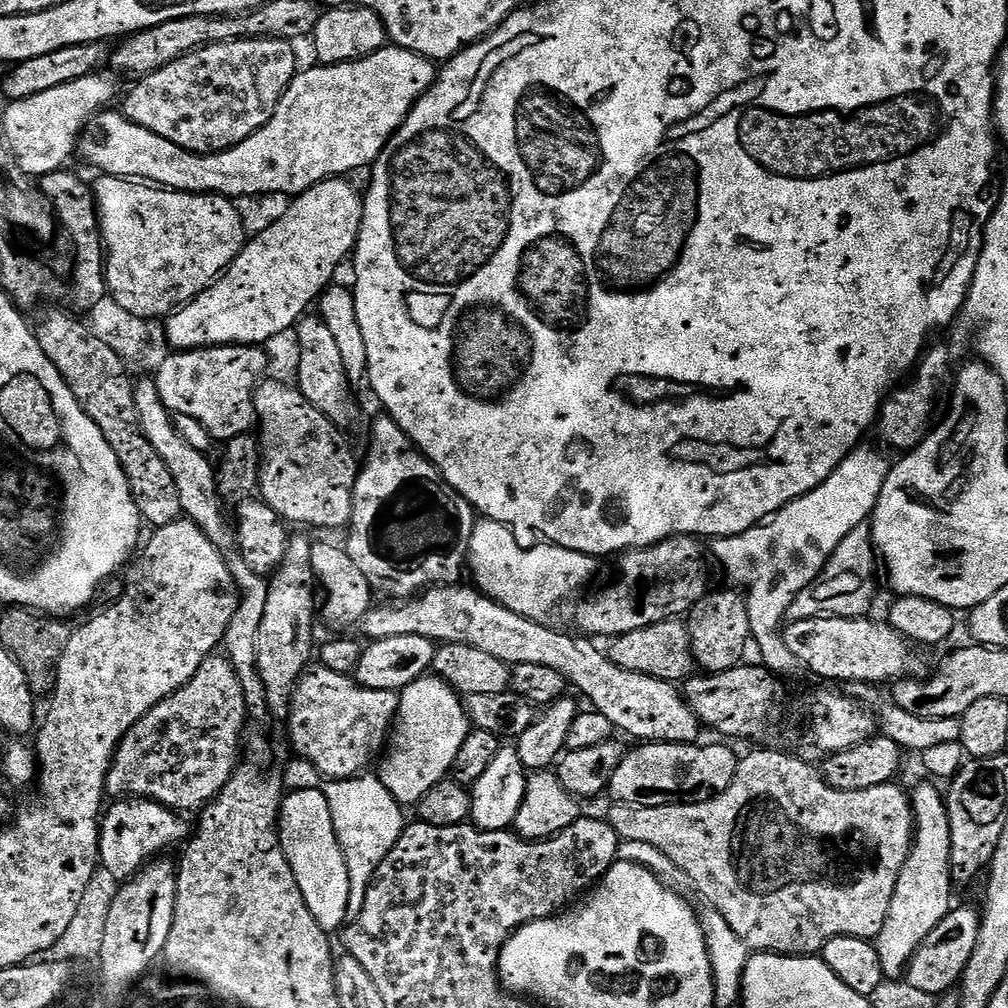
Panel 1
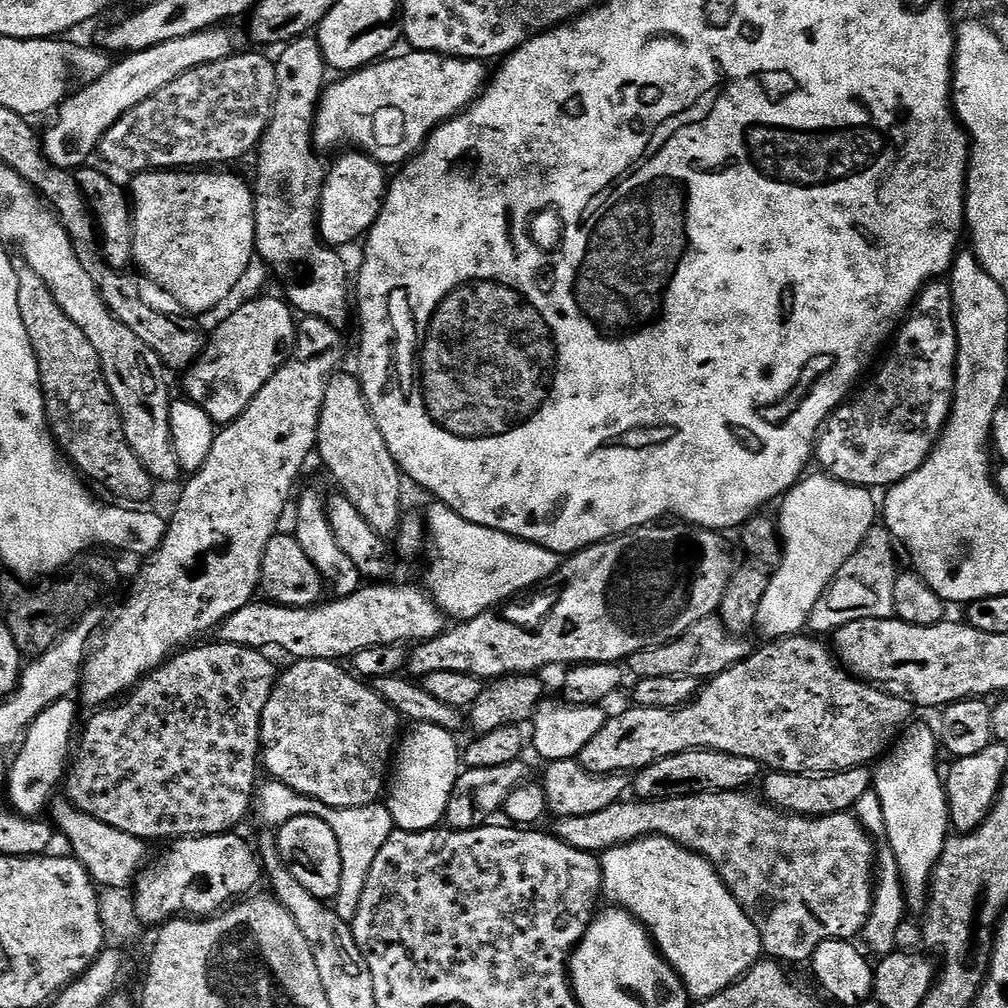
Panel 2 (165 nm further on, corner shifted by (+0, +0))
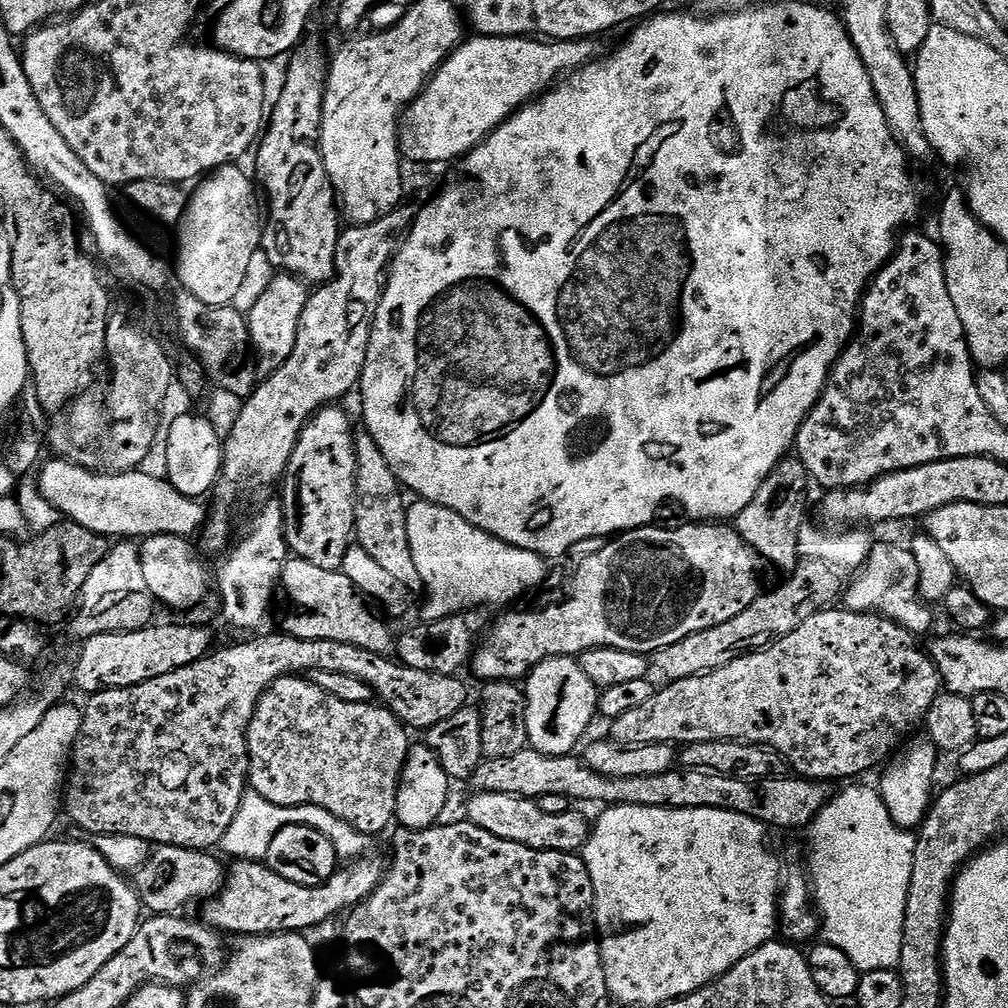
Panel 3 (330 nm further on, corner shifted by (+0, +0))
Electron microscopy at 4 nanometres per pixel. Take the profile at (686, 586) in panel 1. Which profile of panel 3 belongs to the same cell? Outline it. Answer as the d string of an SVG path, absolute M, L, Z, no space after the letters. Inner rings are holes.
M687 522L681 528L656 528L657 526L645 526L632 528L629 532L619 533L607 542L601 543L597 552L592 552L576 568L576 577L572 580L572 593L565 598L561 604L552 604L549 608L540 608L537 612L508 612L496 620L496 625L487 629L486 635L481 639L477 649L472 653L470 669L480 682L491 682L494 680L510 680L520 682L533 672L542 662L559 656L571 656L579 658L586 650L595 648L617 648L618 650L630 650L631 652L642 652L654 654L666 646L674 646L674 642L682 642L690 634L698 634L698 630L706 630L718 626L722 622L730 622L730 618L738 618L750 602L754 602L760 596L762 585L760 585L760 557L741 536L736 533L735 527L724 522Z

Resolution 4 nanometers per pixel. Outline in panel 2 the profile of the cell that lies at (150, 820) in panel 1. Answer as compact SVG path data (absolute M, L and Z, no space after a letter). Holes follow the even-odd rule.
M223 832L221 836L191 836L171 841L167 845L168 849L157 858L156 864L149 863L134 881L134 910L141 925L159 926L185 914L192 918L207 918L223 912L233 902L255 893L256 883L262 880L260 857L254 851L253 845L251 848L242 837L236 835L240 834Z

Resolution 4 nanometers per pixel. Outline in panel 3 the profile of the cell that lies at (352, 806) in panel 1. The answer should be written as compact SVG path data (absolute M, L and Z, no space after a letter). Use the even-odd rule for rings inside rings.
M251 790L245 792L242 806L238 806L238 814L234 814L234 822L230 822L230 830L226 830L226 834L219 842L219 847L224 848L225 854L232 856L233 861L263 861L270 850L270 842L286 826L306 826L310 830L318 830L328 839L330 846L334 846L337 857L341 861L358 860L367 853L364 851L368 848L369 833L360 832L354 826L342 822L328 810L322 810L320 806L310 806L309 804L293 808L278 806L272 802L266 802L266 798L262 798L262 794Z

